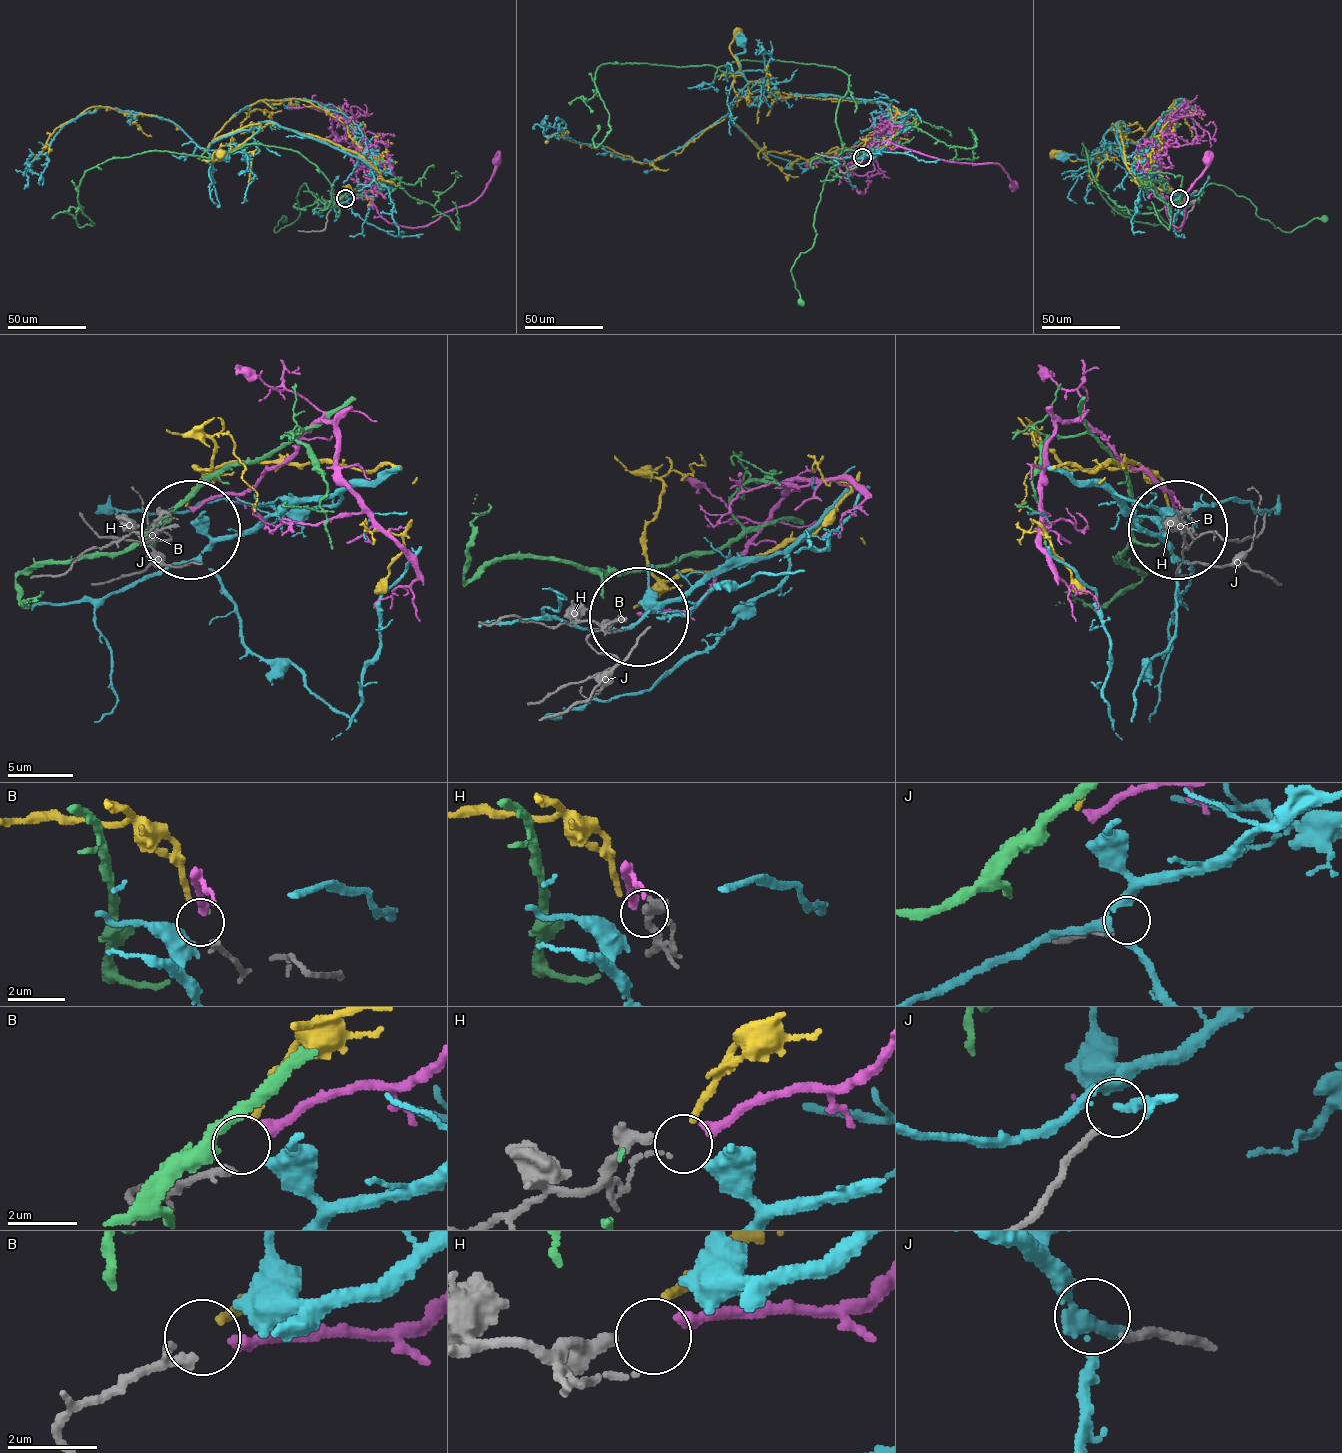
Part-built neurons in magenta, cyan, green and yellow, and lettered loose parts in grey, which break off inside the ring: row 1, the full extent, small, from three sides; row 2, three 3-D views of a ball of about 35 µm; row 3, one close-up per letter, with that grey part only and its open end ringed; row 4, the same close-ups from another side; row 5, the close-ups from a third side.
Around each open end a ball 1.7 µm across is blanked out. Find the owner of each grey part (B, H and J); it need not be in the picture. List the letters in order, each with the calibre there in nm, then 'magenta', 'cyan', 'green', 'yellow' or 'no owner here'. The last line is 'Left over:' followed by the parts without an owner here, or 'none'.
B: 70 nm | yellow
H: 260 nm | magenta
J: 180 nm | no owner here
Left over: J

